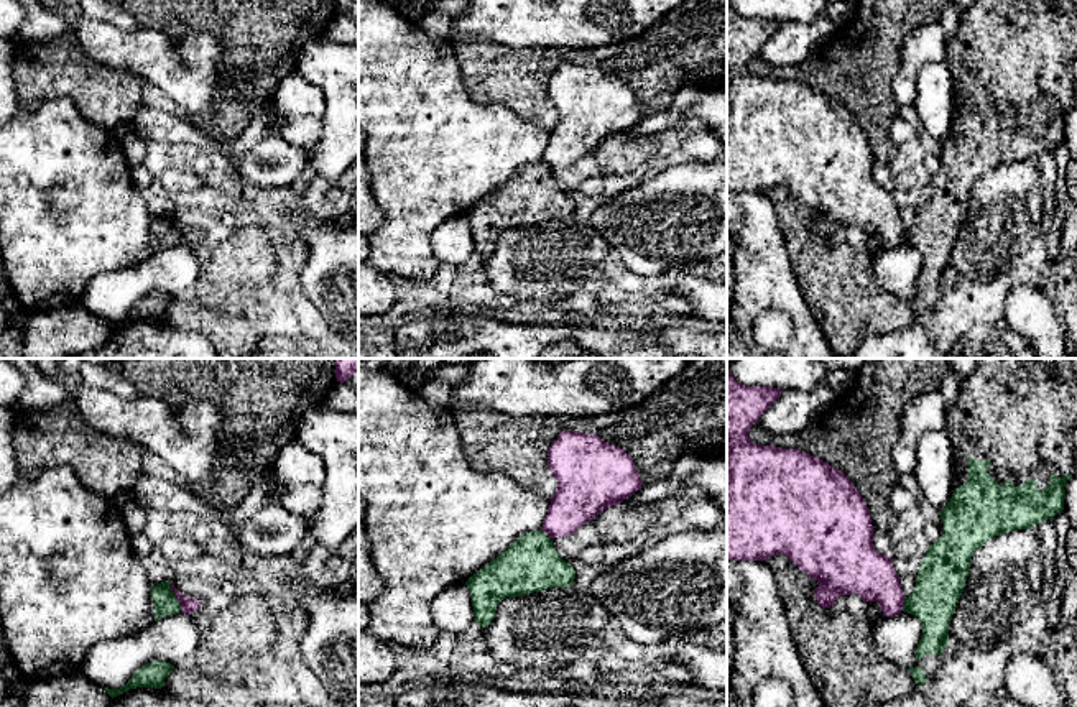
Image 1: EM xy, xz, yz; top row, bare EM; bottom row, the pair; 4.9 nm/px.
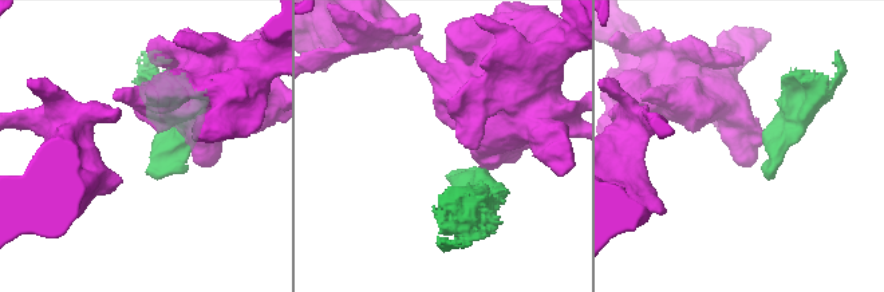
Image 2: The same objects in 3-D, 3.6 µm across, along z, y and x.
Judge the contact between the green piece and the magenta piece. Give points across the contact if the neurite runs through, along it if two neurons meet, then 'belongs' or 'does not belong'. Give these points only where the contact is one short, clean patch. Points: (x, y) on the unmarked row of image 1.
along xy (170, 212), (181, 242) | does not belong

